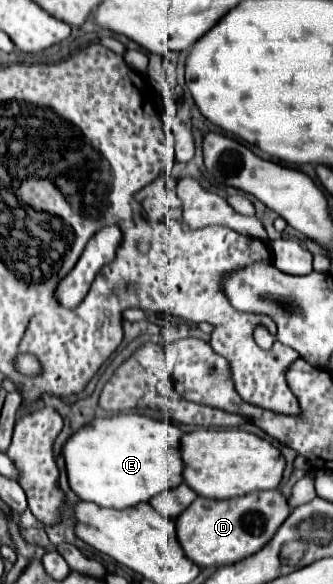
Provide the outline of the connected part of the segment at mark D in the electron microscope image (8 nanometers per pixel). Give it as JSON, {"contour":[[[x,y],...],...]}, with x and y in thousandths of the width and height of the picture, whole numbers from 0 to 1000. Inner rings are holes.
{"contour":[[[838,839],[760,842],[694,856],[592,849],[592,856],[532,887],[532,918],[562,955],[604,973],[652,973],[760,952],[826,918],[868,880],[874,866]]]}

